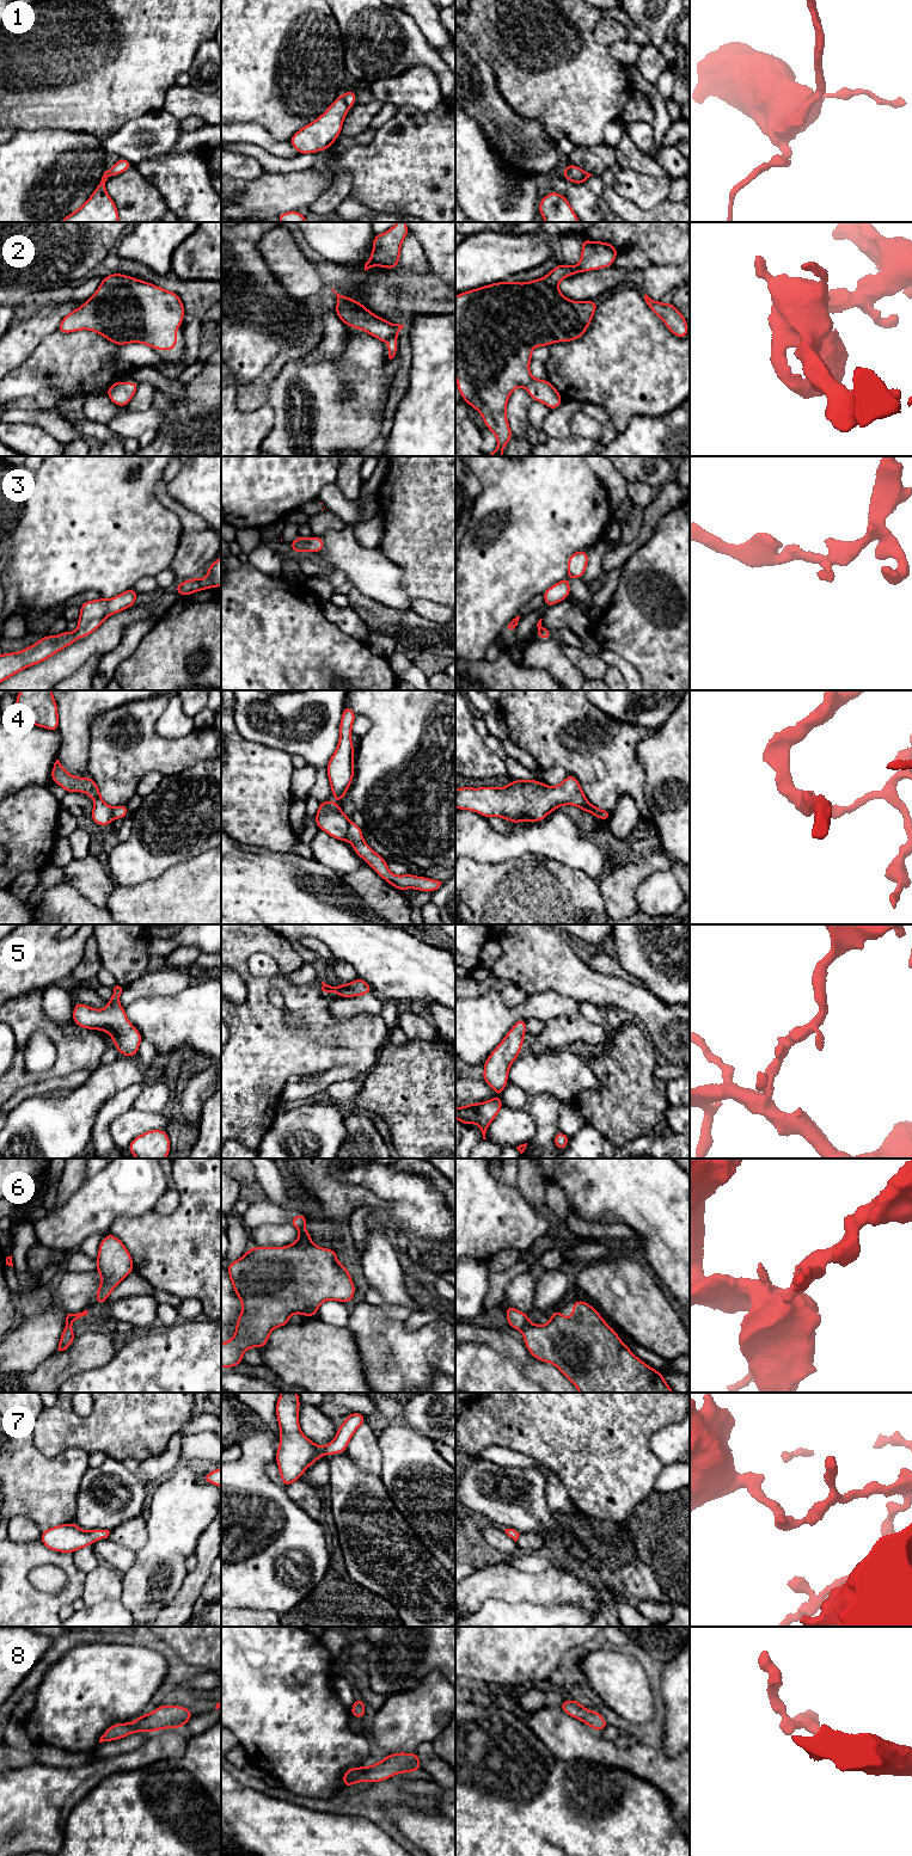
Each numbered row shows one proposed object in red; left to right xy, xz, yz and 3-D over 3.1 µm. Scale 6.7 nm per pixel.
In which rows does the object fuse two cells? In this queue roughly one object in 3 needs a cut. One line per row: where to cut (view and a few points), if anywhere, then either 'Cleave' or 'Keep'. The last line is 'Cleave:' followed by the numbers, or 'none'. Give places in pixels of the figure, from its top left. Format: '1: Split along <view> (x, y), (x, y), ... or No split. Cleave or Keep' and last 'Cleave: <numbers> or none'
1: Split along xz (343, 94), (343, 99), (349, 106). Cleave
2: No split. Keep
3: No split. Keep
4: Split along xz (349, 822), (347, 836), (343, 840). Cleave
5: No split. Keep
6: Split along yz (528, 1322), (521, 1329). Cleave
7: No split. Keep
8: No split. Keep
Cleave: 1, 4, 6

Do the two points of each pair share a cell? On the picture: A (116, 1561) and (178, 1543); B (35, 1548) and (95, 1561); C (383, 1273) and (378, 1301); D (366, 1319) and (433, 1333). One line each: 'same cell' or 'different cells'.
A: different cells
B: different cells
C: different cells
D: same cell

